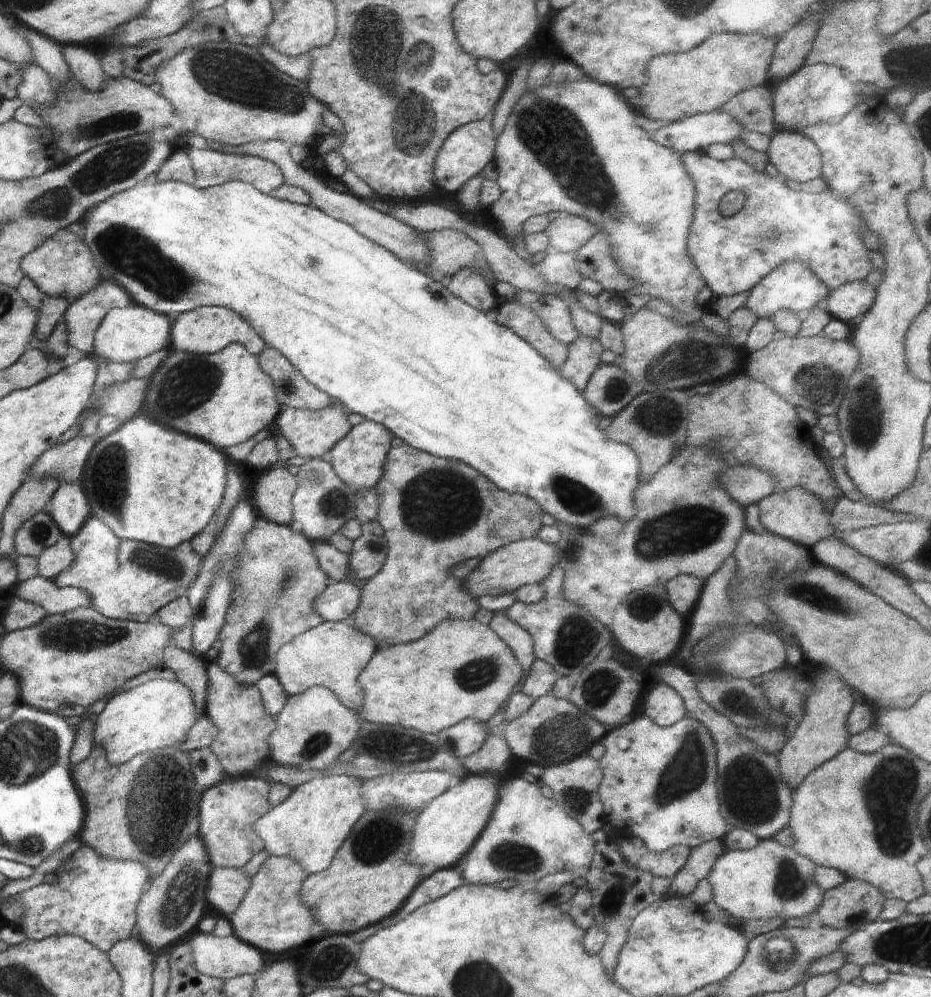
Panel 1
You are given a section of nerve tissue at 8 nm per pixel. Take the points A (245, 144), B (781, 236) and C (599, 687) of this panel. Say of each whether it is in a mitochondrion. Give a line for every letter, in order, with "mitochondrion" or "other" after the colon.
A: other
B: mitochondrion
C: mitochondrion

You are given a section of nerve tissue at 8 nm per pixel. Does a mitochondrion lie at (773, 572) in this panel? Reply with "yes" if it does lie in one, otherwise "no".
yes

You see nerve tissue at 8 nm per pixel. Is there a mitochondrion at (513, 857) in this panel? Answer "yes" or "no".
yes

